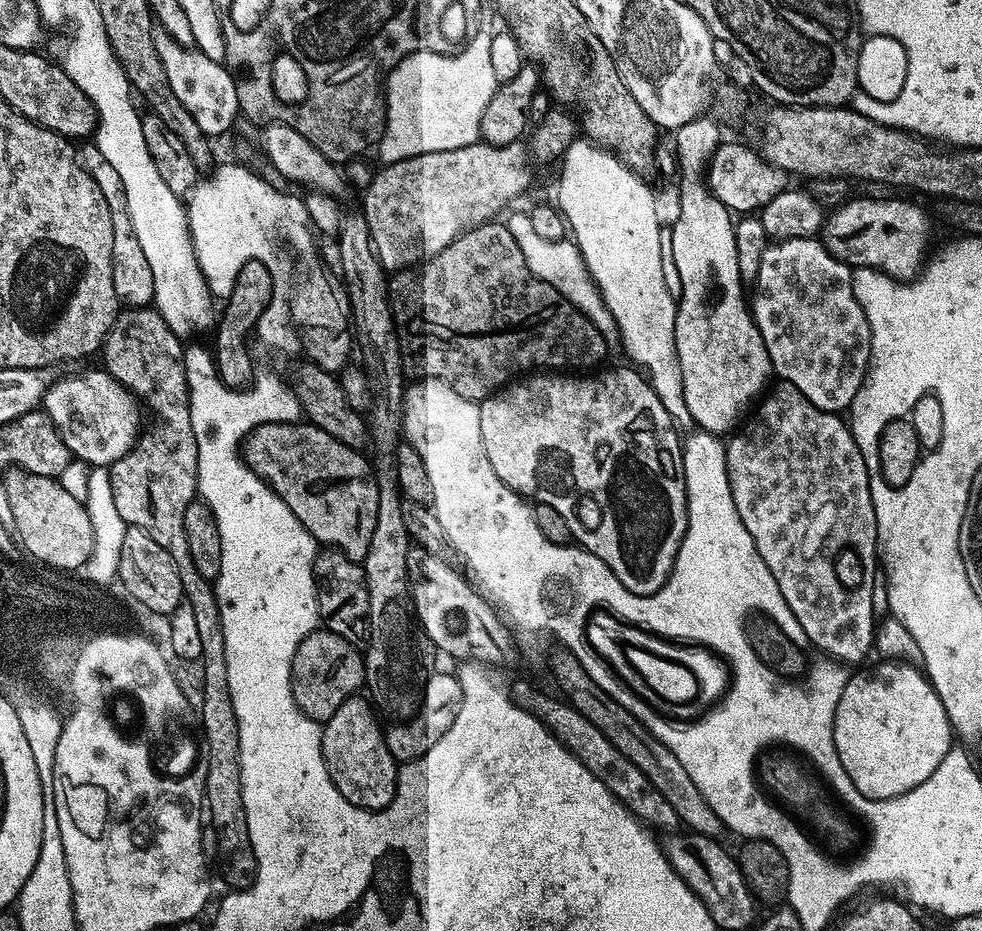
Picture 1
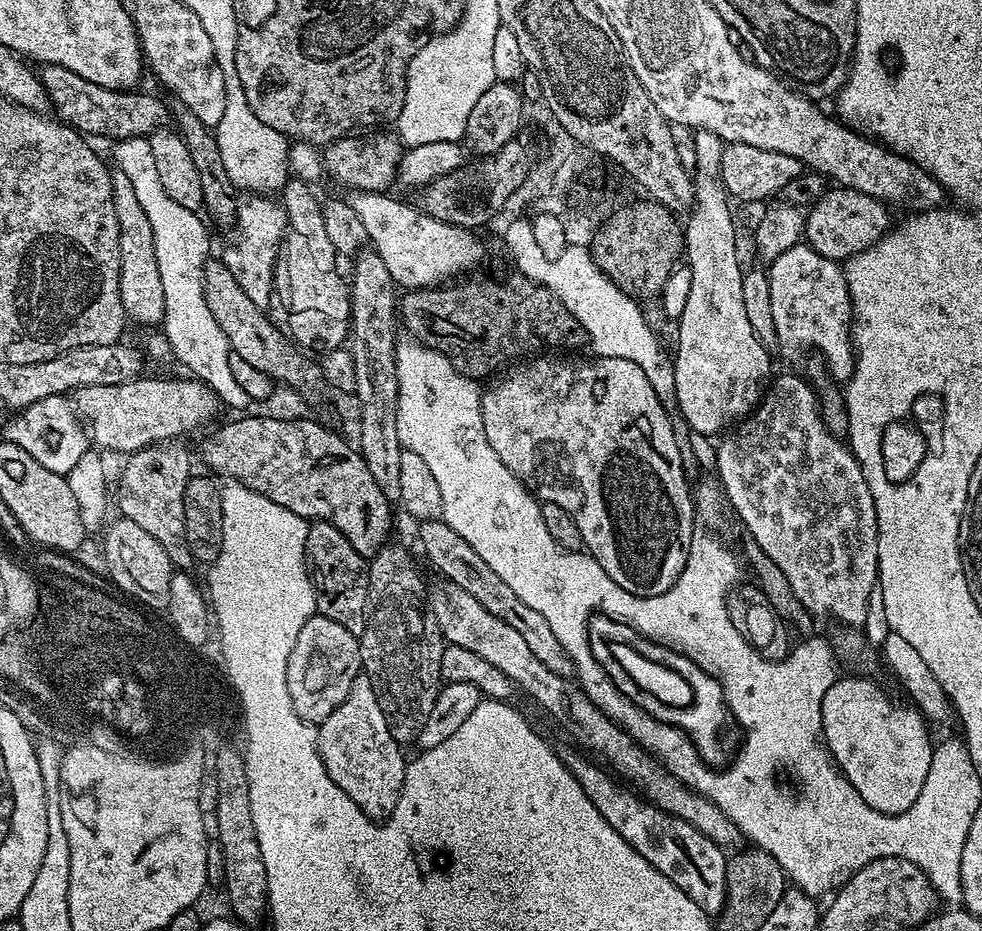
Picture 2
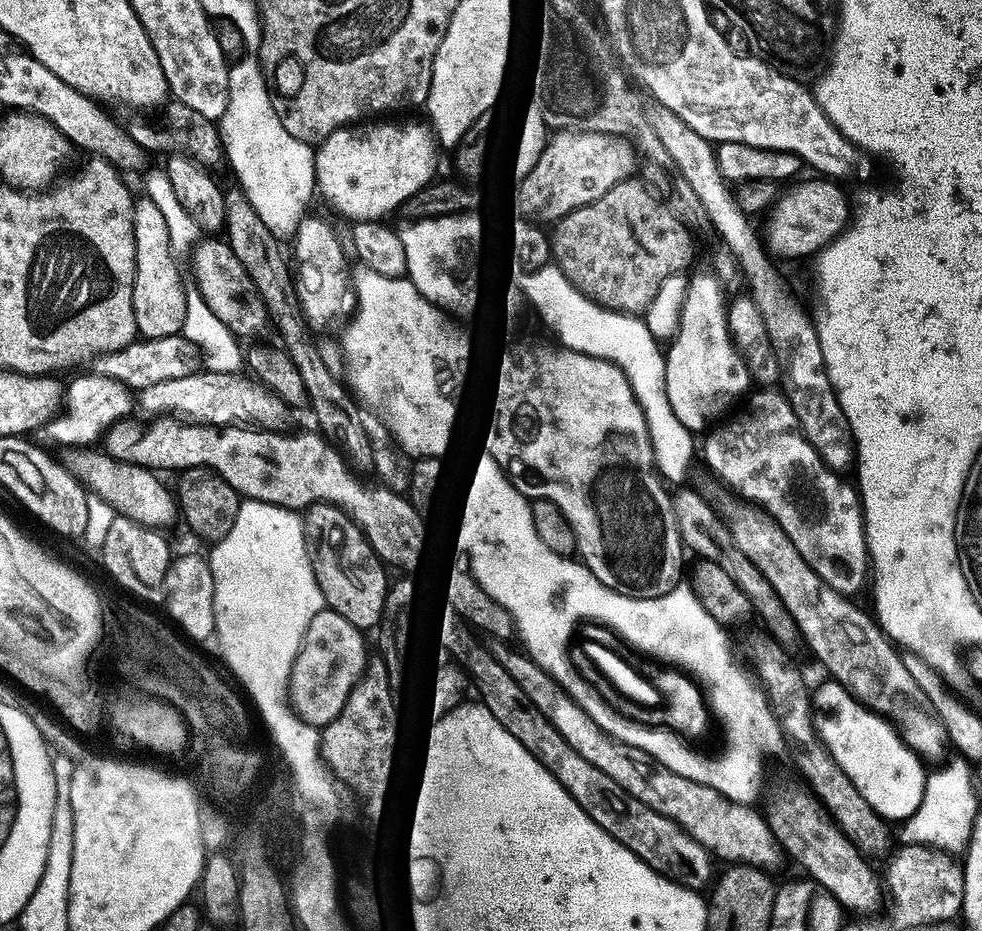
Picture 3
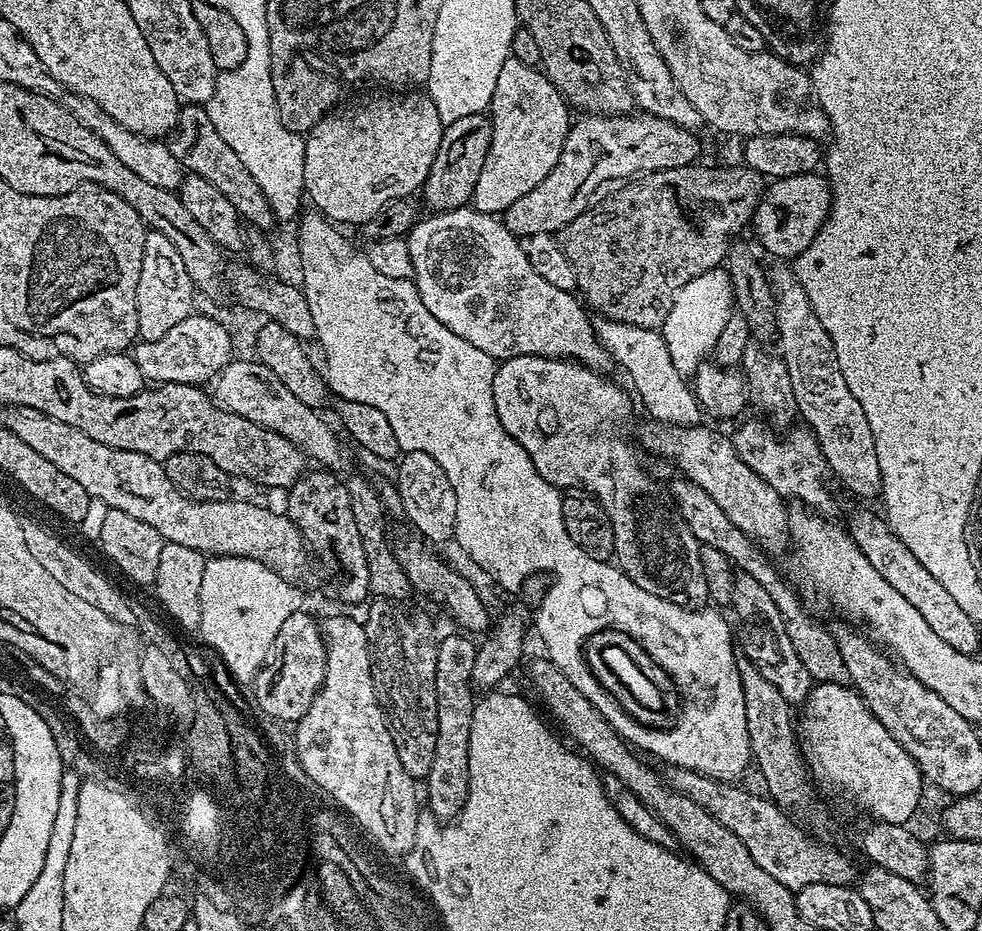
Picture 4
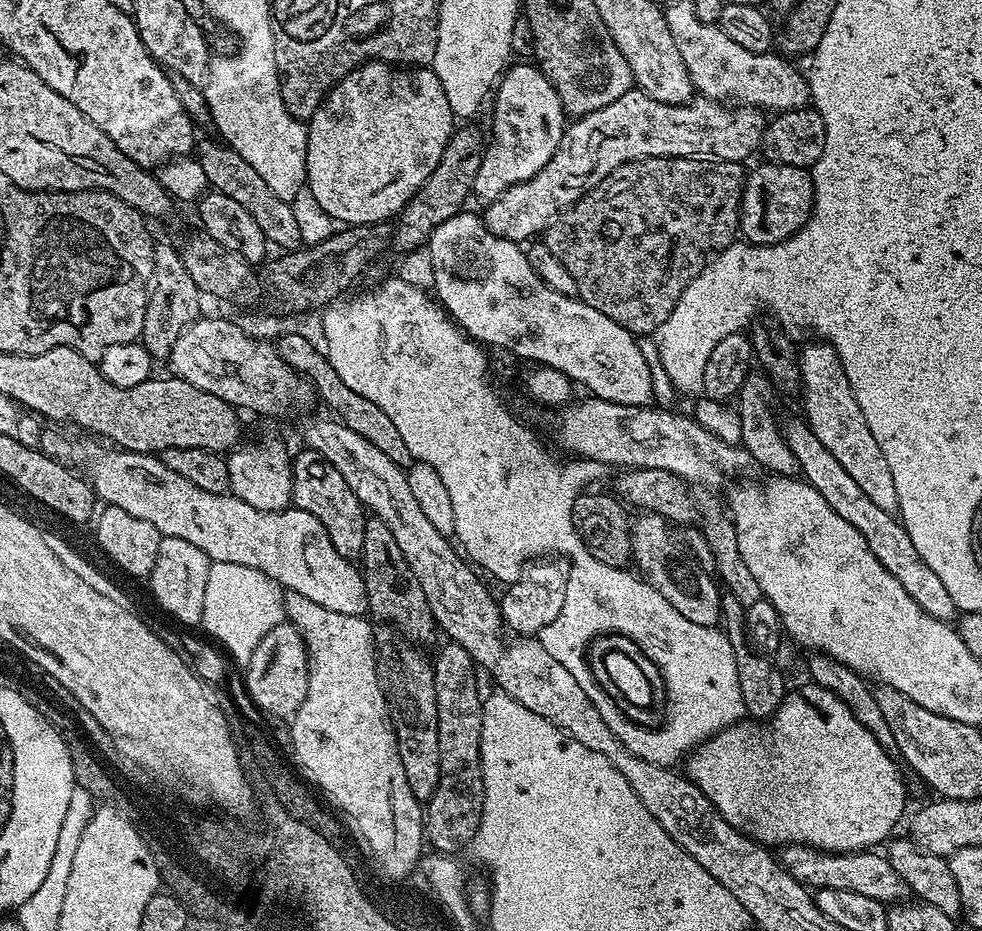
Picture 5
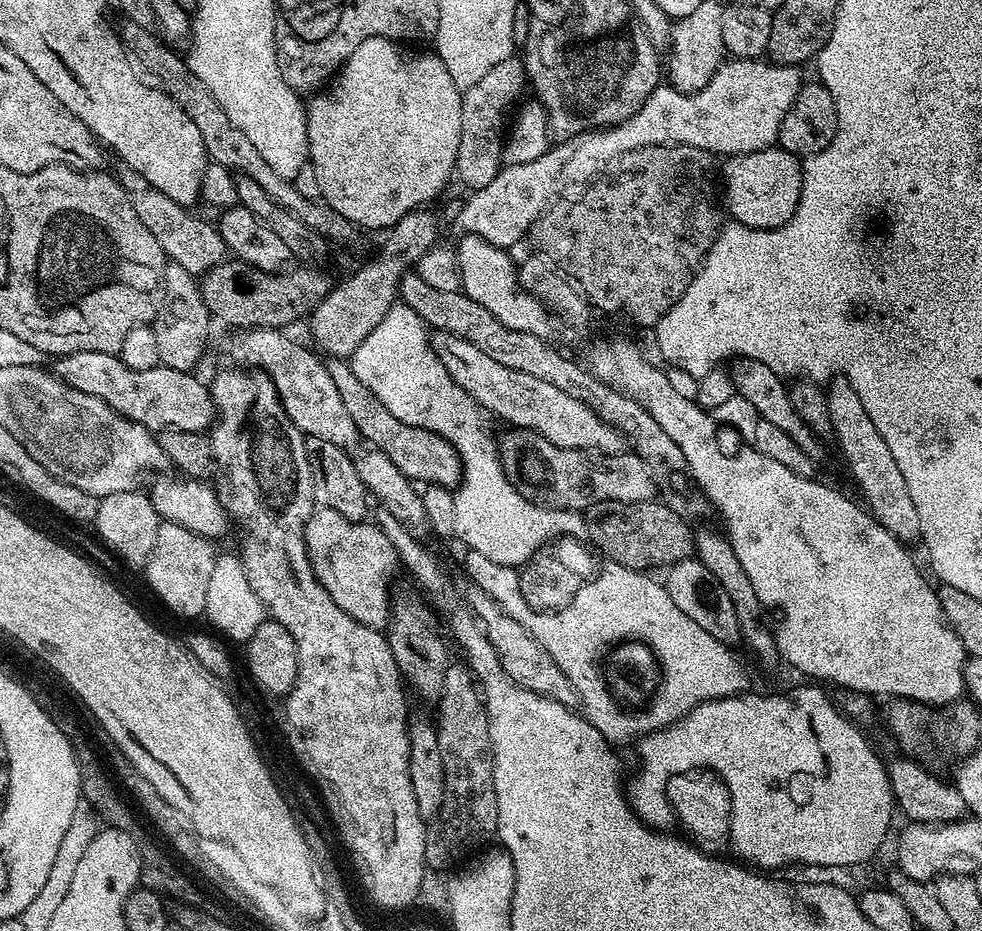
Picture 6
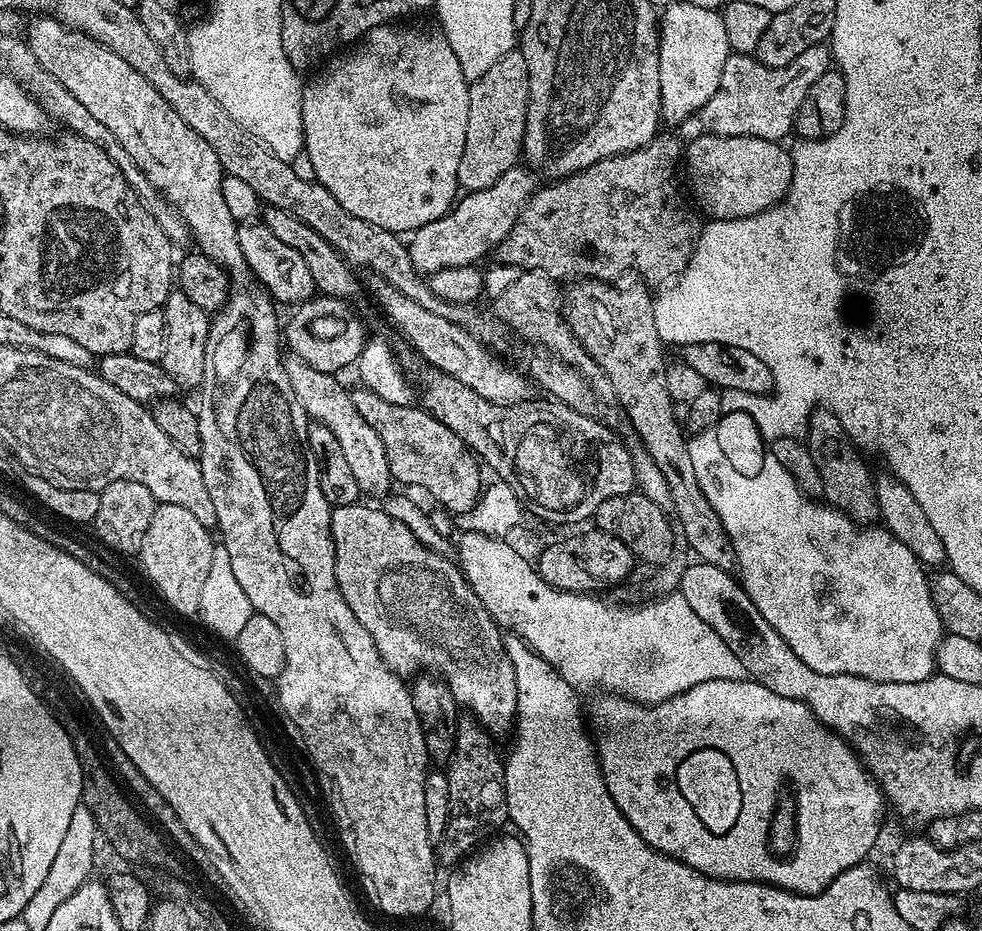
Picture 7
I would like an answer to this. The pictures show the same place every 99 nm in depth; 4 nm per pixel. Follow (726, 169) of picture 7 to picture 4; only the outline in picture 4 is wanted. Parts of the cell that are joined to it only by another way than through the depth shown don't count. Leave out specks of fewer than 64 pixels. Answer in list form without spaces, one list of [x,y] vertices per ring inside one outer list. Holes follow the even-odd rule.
[[[807,172],[806,174],[794,174],[793,176],[781,176],[773,179],[765,187],[763,194],[750,221],[751,231],[756,231],[756,236],[760,239],[760,244],[772,256],[788,256],[795,258],[799,252],[806,250],[810,242],[818,234],[818,230],[826,222],[828,212],[832,208],[832,189],[829,188],[827,179],[816,172]]]

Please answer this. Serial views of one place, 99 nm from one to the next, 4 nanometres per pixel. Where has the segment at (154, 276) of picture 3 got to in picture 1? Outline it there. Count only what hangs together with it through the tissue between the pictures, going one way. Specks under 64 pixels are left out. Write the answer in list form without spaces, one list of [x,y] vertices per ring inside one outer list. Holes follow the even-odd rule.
[[[88,142],[88,145],[78,152],[79,159],[84,168],[92,175],[94,182],[98,182],[98,190],[102,190],[102,198],[106,198],[106,206],[110,210],[112,219],[112,229],[114,230],[114,254],[112,255],[112,265],[114,266],[114,290],[121,305],[133,308],[142,308],[153,303],[155,298],[154,276],[150,270],[150,263],[146,260],[145,251],[142,250],[141,243],[131,224],[130,211],[127,209],[126,194],[122,184],[122,178],[110,162],[102,156],[100,149],[95,143]]]

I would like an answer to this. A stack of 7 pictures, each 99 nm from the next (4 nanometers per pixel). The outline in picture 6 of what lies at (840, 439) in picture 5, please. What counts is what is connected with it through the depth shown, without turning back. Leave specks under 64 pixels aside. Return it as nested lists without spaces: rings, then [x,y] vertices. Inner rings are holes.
[[[836,378],[827,385],[826,397],[828,418],[832,423],[831,435],[836,436],[836,444],[848,463],[848,472],[864,495],[863,503],[867,511],[872,513],[881,526],[890,530],[896,540],[919,541],[921,534],[918,510],[914,510],[914,498],[910,498],[910,490],[906,490],[906,478],[902,478],[902,470],[898,470],[898,462],[894,462],[890,446],[882,442],[882,434],[878,434],[874,422],[870,422],[858,394],[854,394],[848,380]]]

